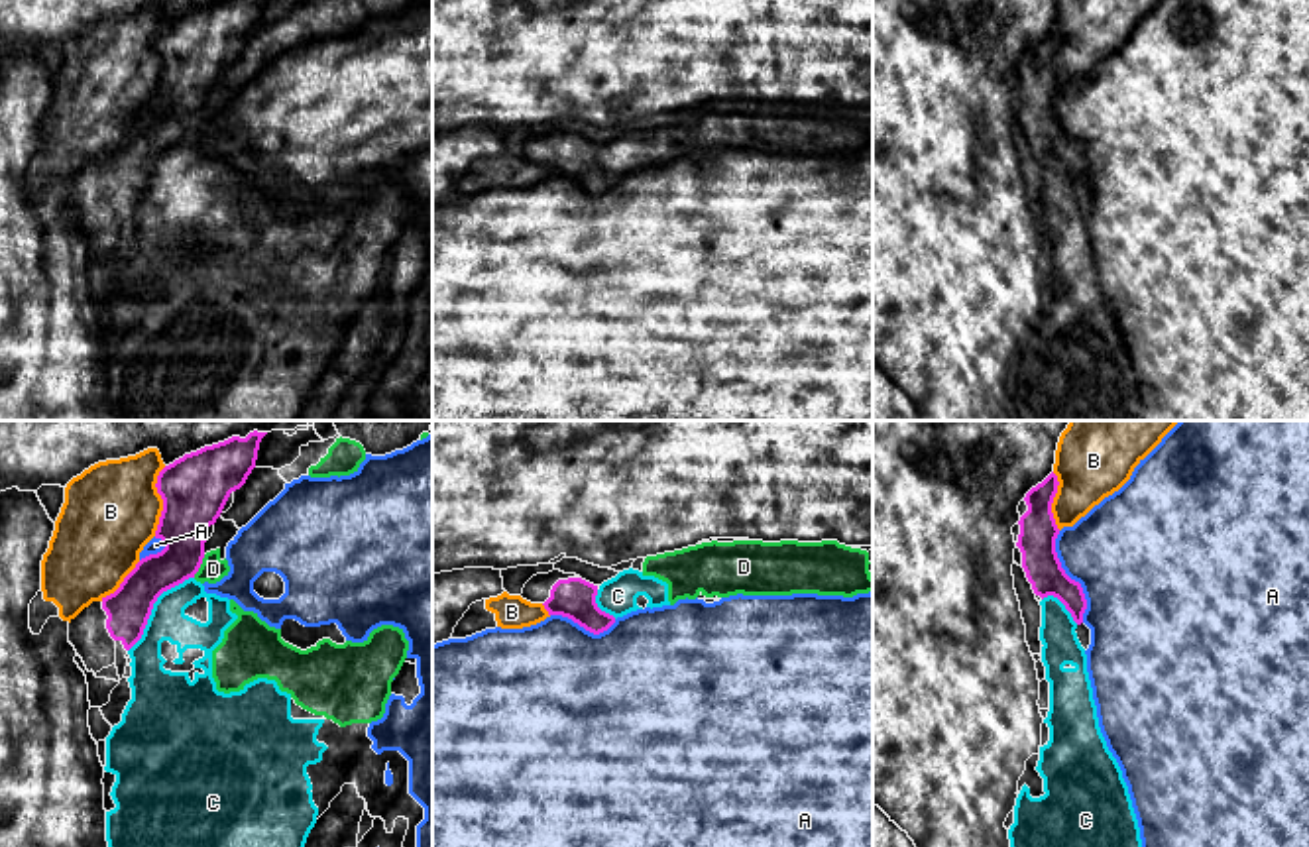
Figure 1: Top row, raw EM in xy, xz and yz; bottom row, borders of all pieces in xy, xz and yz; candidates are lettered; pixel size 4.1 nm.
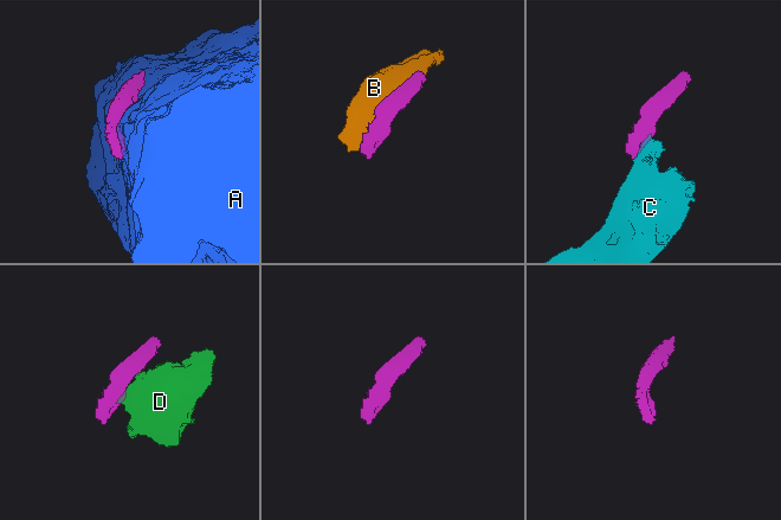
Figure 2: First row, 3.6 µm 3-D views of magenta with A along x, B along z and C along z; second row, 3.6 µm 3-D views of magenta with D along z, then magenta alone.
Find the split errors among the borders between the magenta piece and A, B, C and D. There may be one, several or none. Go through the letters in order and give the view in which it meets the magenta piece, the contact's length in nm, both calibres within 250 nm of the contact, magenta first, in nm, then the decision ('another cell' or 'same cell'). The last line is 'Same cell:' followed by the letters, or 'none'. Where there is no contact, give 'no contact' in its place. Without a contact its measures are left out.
A: yz | 400 nm | 160/440 nm | another cell
B: xy | 300 nm | 280/400 nm | another cell
C: xy | 420 nm | 180/160 nm | another cell
D: xy | 110 nm | 220/100 nm | another cell
Same cell: none

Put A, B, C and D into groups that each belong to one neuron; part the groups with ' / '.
A / B / C D

